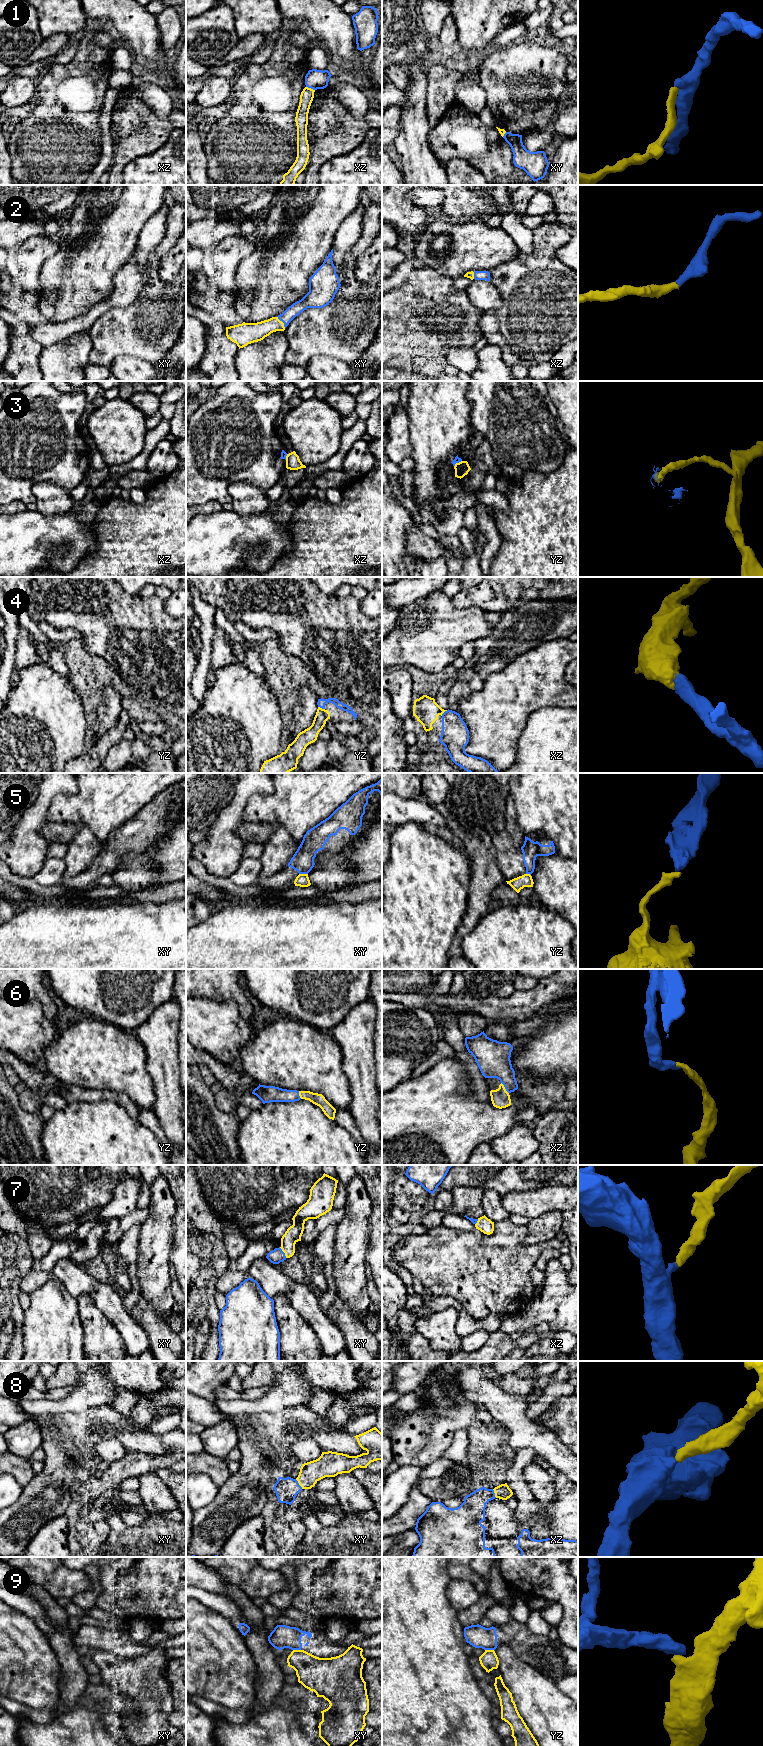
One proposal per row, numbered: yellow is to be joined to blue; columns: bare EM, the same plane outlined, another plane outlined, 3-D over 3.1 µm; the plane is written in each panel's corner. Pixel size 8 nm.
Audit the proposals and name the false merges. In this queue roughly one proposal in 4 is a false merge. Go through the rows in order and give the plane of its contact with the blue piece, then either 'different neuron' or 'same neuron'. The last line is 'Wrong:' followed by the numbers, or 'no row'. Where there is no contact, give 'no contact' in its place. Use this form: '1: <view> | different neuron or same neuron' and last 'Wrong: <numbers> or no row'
1: xz | different neuron
2: xy | same neuron
3: yz | different neuron
4: yz | same neuron
5: xy | different neuron
6: xz | same neuron
7: xy | same neuron
8: xy | same neuron
9: yz | different neuron
Wrong: 1, 3, 5, 9

